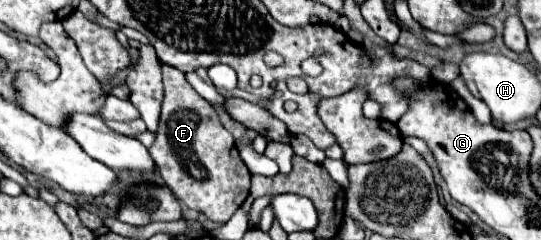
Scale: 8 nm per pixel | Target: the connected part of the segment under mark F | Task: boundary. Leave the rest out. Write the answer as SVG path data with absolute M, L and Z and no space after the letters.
M162 65L162 75L162 119L156 143L148 151L162 179L184 205L204 213L216 223L226 223L248 197L250 171L234 147L232 133L220 123L214 107L192 89L186 75L170 65Z

